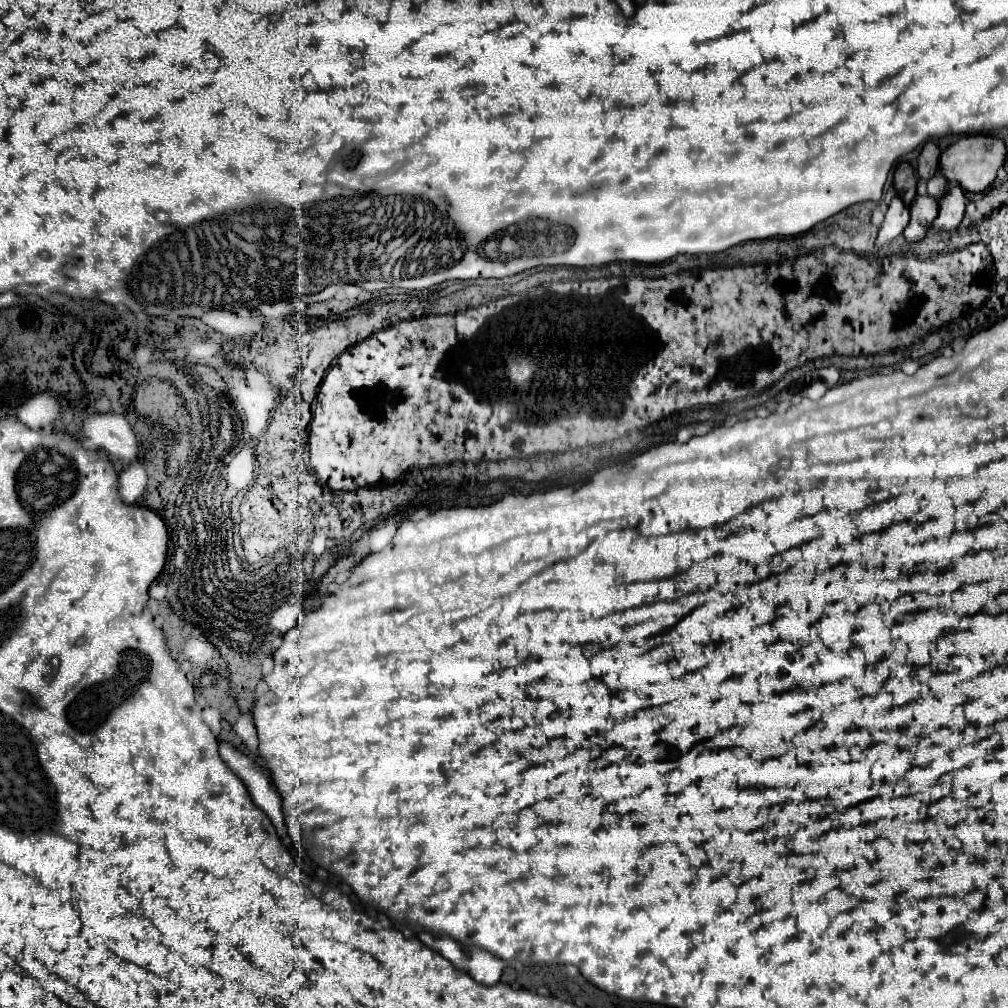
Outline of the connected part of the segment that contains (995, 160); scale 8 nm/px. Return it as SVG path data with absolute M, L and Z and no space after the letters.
M967 135L967 137L957 139L951 147L947 147L941 153L941 169L939 171L949 181L957 181L963 189L981 193L995 181L997 171L1003 167L1005 159L1007 159L1007 149L1001 139L991 137L991 135Z

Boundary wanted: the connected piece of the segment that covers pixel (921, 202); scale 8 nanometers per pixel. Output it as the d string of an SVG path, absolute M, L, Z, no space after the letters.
M917 195L909 209L911 209L911 221L903 231L903 235L907 241L919 241L925 237L933 219L937 217L939 205L937 205L937 199L931 195Z

